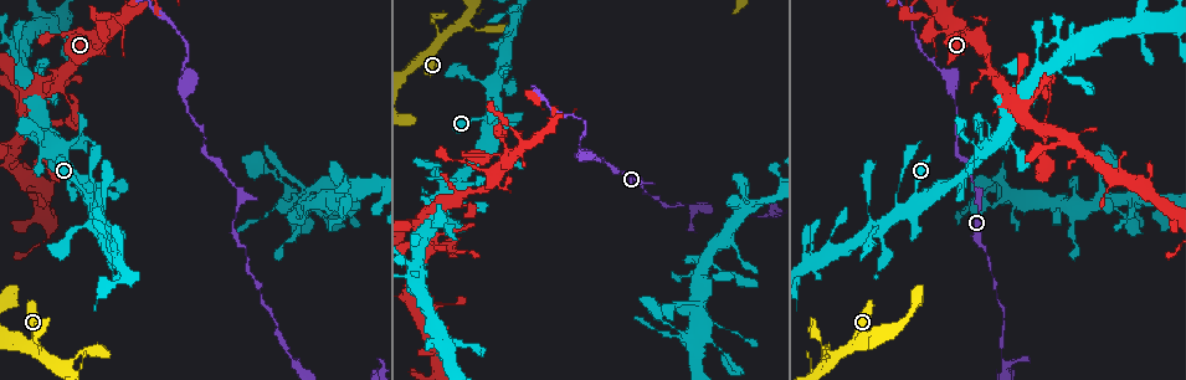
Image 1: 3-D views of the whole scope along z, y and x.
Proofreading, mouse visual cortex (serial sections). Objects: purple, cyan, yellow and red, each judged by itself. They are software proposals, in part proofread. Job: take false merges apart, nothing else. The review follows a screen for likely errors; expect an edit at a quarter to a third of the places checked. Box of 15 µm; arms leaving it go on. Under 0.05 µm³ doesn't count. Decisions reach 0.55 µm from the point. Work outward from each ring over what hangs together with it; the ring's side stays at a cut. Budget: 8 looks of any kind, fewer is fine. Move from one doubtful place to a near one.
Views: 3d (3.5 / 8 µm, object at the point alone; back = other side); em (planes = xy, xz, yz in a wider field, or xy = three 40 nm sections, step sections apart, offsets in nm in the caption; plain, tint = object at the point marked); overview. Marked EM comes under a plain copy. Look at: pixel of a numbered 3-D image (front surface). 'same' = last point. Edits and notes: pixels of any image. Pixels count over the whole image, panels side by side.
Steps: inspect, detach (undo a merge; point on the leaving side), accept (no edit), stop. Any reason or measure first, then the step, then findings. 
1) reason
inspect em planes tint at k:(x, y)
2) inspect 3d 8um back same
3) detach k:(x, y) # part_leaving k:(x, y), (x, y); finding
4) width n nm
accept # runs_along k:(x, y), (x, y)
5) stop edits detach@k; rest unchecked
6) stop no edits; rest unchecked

two arms at a narrow angle
inspect 3d 8um at 1:(846, 352)

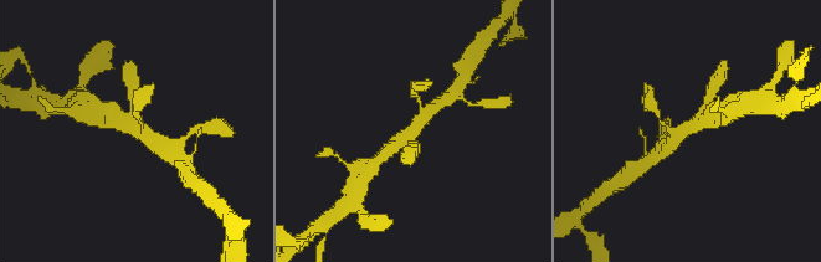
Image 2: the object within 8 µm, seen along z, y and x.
inspect 3d 3.5um at 2:(416, 127)

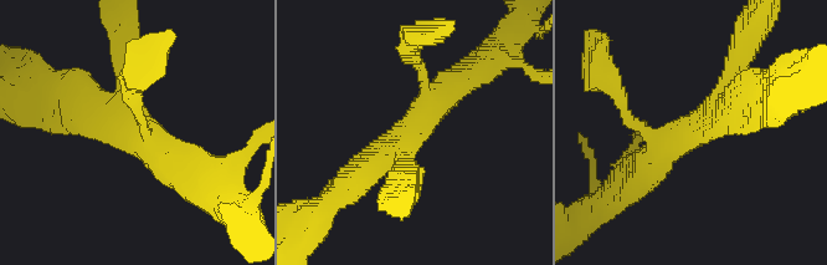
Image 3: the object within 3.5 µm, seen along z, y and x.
arm_widths 150, 200, 300, 450 nm
accept # runs_along 3:(735, 64), (704, 117), (640, 178); continuous, no second cell

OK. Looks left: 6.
sudden change in width
inspect 3d 8um at 1:(104, 210)

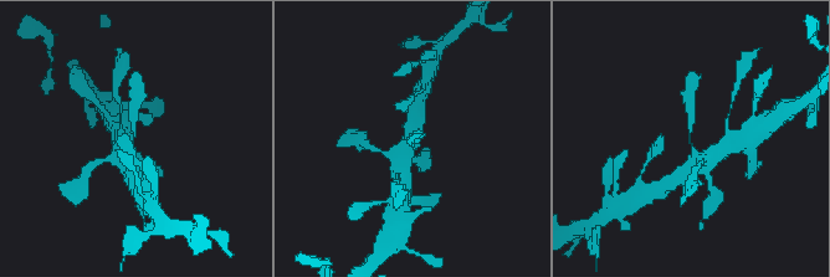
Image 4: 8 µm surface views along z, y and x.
zoom in
inspect 3d 3.5um at 4:(690, 136)

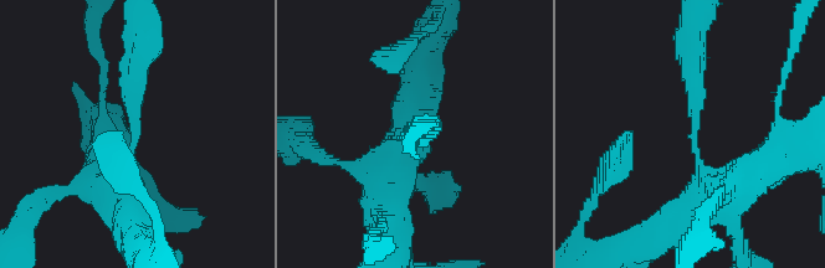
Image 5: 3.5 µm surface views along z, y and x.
need the tissue
inspect em xy step 1 tint at 5:(692, 138)

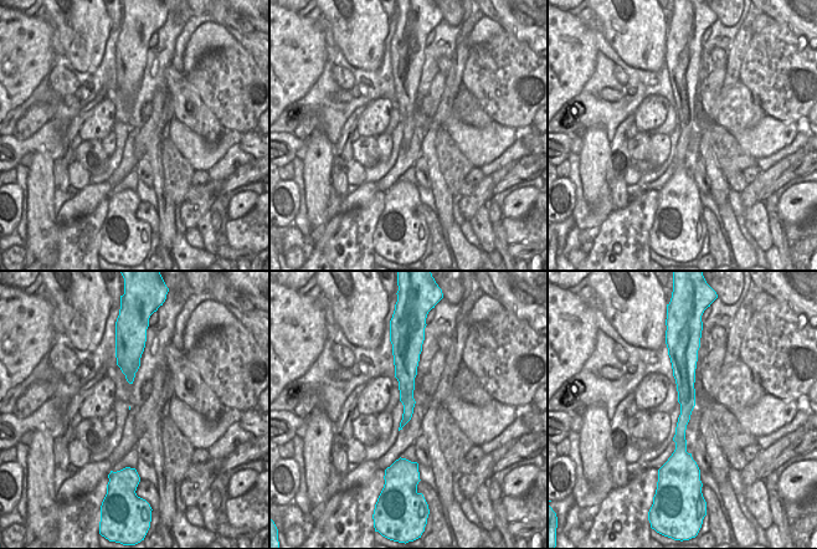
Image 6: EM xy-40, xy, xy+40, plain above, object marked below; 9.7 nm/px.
arm_widths 250, 600 nm
accept # runs_along 5:(731, 186), (696, 153), (692, 53); all the same cell

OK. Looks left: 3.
thin arm on a thick one
inspect 3d 3.5um at 1:(978, 43)

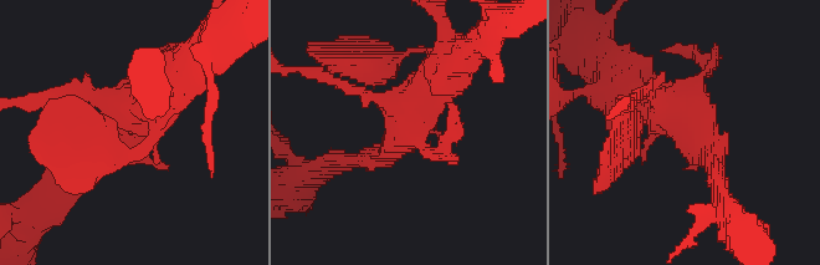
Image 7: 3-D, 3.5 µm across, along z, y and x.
need the tissue
inspect em planes tint at 7:(128, 123)

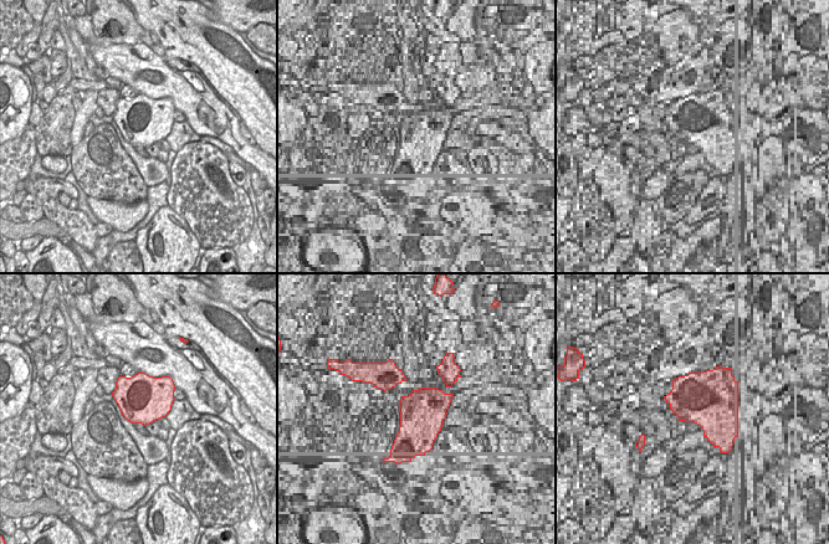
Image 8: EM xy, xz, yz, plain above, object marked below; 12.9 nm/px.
accept # runs_along 7:(649, 91), (693, 125), (718, 174); one cell here

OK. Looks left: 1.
stop no edits; rest unchecked

